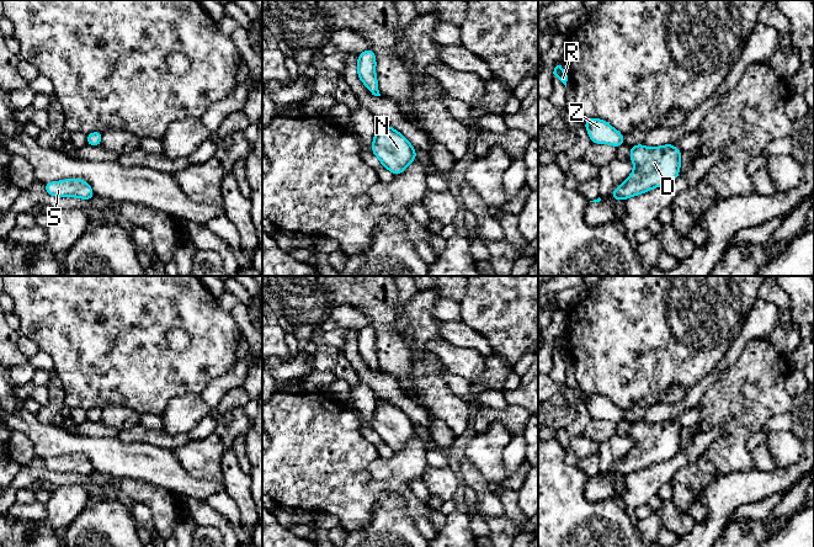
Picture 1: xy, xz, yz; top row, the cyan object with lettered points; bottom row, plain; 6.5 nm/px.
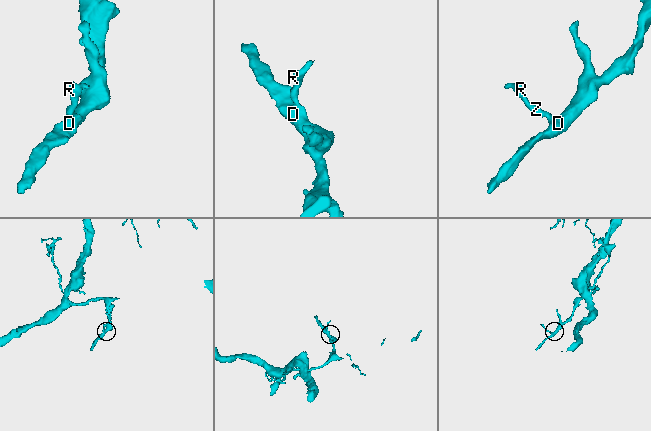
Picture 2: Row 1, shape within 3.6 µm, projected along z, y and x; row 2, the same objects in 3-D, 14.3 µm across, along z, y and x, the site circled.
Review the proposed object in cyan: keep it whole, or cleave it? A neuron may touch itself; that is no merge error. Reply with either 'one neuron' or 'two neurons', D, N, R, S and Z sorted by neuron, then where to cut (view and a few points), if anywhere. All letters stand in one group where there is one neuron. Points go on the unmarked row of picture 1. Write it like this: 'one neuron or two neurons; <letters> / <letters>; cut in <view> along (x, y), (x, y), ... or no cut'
one neuron; D N R S Z; no cut

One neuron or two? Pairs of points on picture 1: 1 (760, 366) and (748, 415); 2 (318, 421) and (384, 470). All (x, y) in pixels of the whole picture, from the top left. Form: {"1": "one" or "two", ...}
{"1": "one", "2": "two"}

